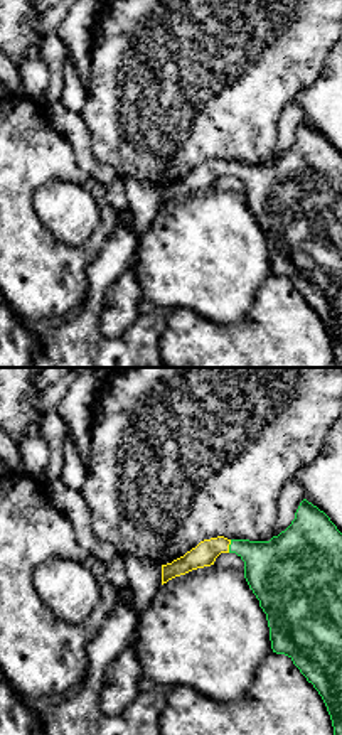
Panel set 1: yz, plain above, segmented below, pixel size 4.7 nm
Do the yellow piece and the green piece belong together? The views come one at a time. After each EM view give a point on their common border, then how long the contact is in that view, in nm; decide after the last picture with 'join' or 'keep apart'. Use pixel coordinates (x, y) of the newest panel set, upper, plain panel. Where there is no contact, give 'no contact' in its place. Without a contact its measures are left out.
(228, 169) | 70 nm

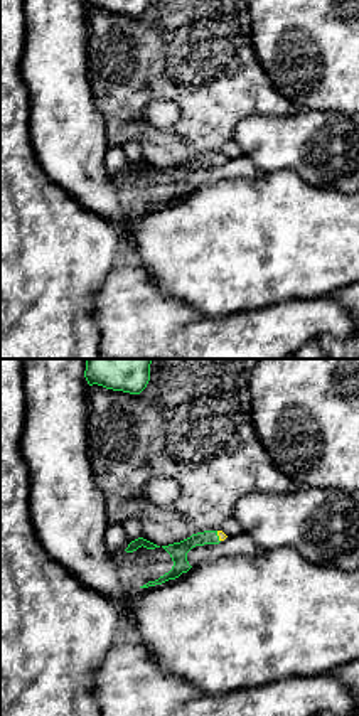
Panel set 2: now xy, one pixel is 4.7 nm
(218, 157) | 60 nm

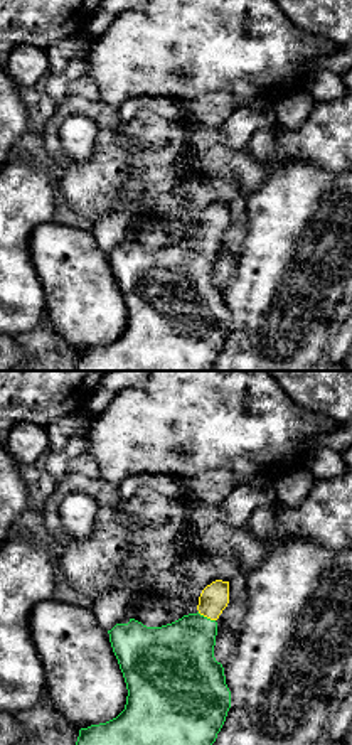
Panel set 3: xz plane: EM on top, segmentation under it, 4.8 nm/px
(206, 238) | 100 nm

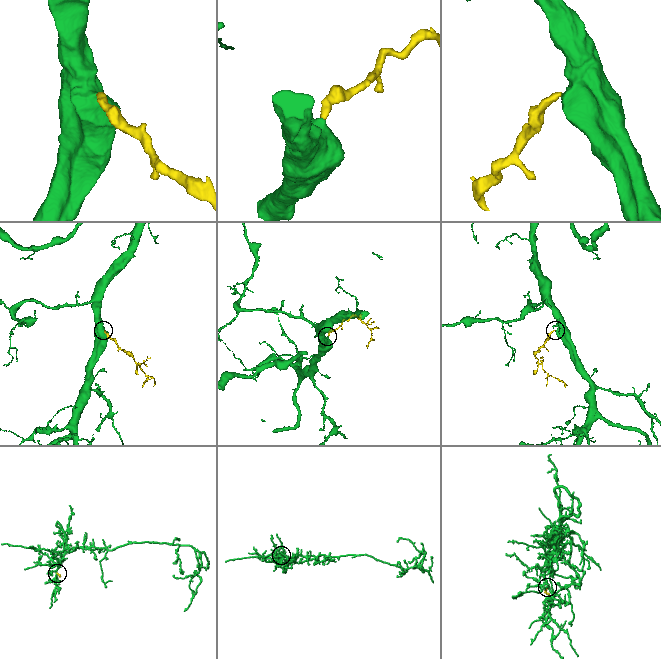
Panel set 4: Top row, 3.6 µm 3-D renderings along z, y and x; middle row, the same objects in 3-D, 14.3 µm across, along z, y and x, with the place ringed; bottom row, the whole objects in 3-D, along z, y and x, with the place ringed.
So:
join

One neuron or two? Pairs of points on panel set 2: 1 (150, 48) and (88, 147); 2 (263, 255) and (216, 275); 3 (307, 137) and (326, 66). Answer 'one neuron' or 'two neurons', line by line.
1: two neurons
2: one neuron
3: two neurons

